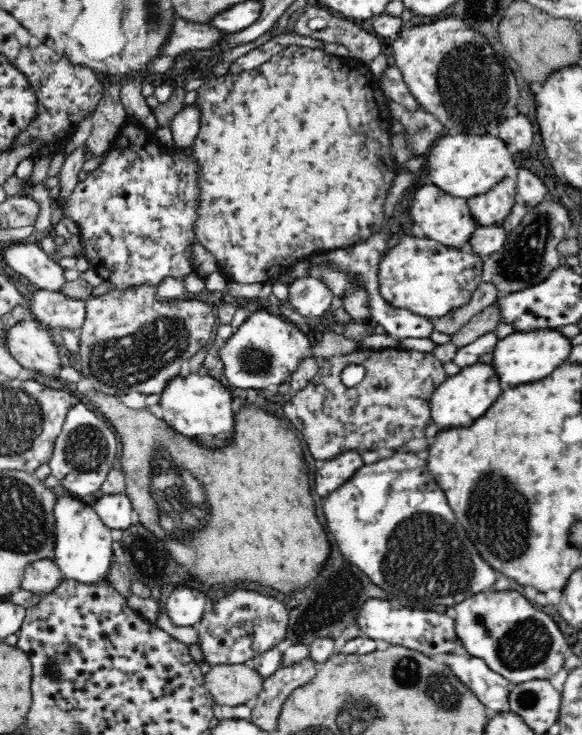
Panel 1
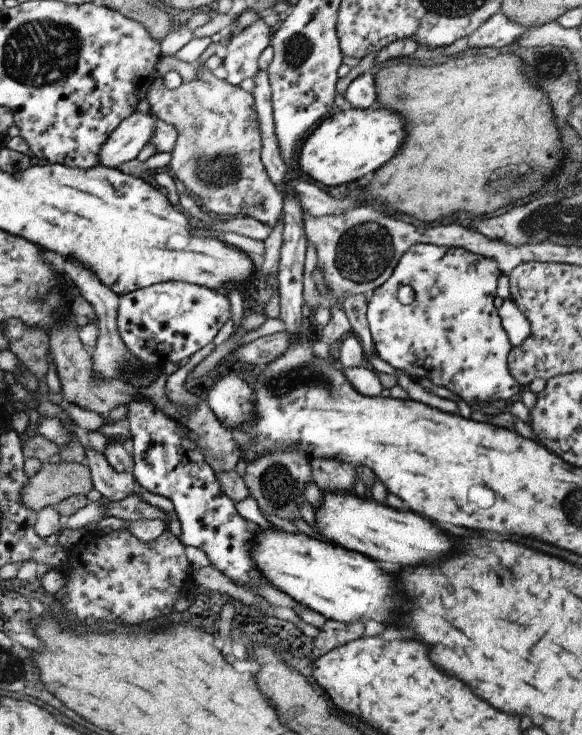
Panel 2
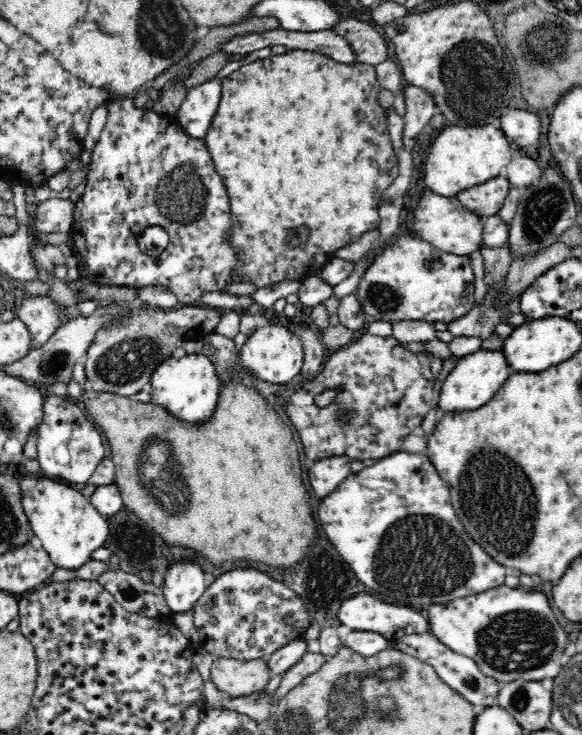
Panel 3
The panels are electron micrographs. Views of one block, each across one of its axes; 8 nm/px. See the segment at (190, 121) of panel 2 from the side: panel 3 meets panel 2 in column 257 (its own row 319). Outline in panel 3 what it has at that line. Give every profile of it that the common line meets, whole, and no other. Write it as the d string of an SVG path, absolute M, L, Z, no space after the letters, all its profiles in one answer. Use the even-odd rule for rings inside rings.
M144 304L130 306L128 316L112 320L110 324L102 326L95 334L94 340L87 347L87 361L85 363L85 376L89 387L96 392L112 392L125 397L138 394L144 390L146 384L150 384L152 372L158 364L172 356L178 346L182 346L188 340L202 338L204 334L212 333L222 318L216 310L204 310L196 306L180 305L177 308L165 309L162 307L150 307Z

